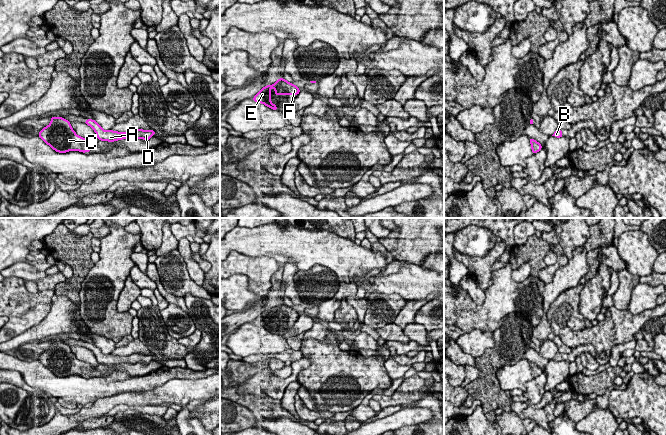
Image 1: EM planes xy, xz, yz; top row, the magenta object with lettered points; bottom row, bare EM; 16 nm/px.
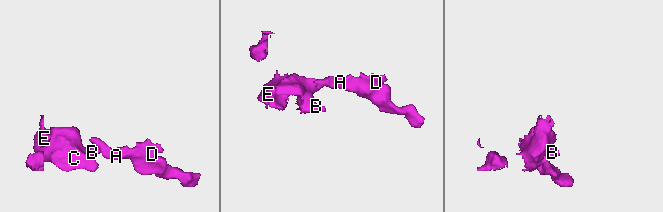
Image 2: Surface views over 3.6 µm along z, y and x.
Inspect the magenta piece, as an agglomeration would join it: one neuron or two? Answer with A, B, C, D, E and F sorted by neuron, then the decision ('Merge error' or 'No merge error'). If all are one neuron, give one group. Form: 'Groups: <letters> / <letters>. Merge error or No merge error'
Groups: A B C D E F. No merge error

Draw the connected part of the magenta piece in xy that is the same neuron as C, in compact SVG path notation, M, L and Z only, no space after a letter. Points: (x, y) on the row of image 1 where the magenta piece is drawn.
M61 116L51 117L50 124L39 132L38 137L60 153L74 150L85 153L90 152L92 148L90 140L78 136L72 129L70 121Z

